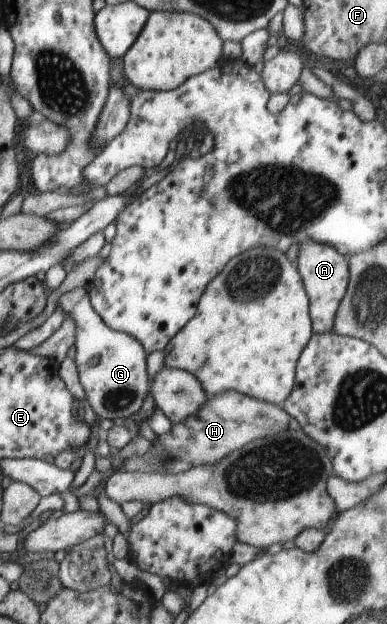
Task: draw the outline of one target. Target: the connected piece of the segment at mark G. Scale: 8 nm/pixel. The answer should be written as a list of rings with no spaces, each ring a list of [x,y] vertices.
[[[76,288],[72,291],[66,292],[60,296],[57,301],[56,309],[64,311],[66,317],[70,315],[76,323],[76,337],[74,339],[74,346],[76,347],[76,362],[78,373],[80,376],[80,383],[84,388],[86,401],[90,403],[94,413],[101,419],[128,419],[132,415],[136,415],[142,405],[146,395],[151,393],[150,375],[148,375],[147,355],[144,347],[140,345],[138,339],[134,339],[128,333],[122,331],[114,331],[110,329],[106,323],[100,319],[96,313],[94,305],[91,303],[88,292],[84,288]]]

